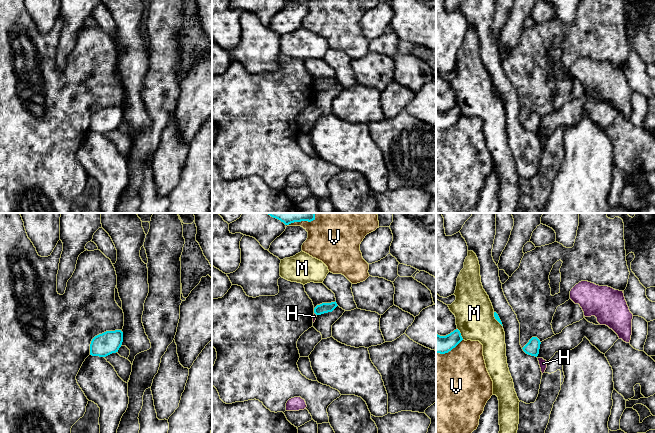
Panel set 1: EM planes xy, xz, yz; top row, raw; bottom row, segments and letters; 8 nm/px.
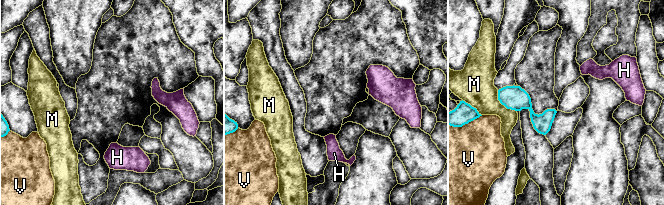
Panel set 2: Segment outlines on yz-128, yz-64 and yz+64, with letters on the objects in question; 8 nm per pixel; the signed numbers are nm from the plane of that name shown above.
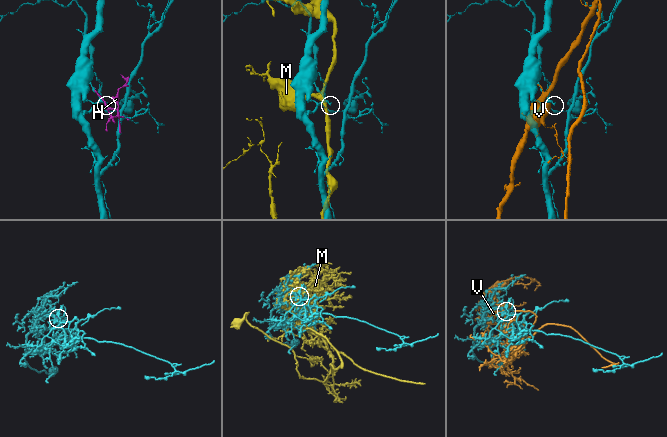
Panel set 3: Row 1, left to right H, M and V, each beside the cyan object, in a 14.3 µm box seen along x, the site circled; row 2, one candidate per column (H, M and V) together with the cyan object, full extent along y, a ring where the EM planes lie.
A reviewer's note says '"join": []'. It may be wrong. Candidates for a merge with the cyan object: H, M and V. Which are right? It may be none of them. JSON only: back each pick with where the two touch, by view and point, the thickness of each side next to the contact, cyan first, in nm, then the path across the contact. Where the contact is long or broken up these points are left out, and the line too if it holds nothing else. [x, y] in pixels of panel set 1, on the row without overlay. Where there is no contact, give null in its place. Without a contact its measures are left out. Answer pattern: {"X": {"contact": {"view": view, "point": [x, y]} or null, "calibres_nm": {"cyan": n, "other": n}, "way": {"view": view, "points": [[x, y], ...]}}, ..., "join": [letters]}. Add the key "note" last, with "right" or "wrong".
{"join": [], "note": "right"}

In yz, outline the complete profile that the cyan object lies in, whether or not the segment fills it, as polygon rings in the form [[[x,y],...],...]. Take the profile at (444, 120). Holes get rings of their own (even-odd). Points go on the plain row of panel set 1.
[[[458,105],[446,112],[436,110],[436,129],[445,130],[455,124],[463,116]]]

